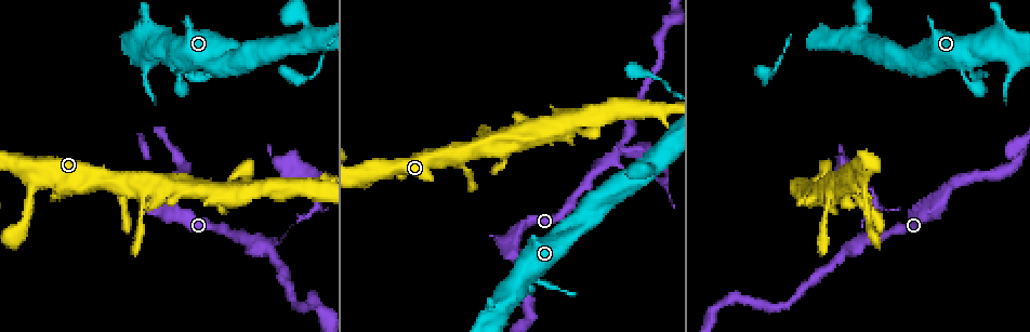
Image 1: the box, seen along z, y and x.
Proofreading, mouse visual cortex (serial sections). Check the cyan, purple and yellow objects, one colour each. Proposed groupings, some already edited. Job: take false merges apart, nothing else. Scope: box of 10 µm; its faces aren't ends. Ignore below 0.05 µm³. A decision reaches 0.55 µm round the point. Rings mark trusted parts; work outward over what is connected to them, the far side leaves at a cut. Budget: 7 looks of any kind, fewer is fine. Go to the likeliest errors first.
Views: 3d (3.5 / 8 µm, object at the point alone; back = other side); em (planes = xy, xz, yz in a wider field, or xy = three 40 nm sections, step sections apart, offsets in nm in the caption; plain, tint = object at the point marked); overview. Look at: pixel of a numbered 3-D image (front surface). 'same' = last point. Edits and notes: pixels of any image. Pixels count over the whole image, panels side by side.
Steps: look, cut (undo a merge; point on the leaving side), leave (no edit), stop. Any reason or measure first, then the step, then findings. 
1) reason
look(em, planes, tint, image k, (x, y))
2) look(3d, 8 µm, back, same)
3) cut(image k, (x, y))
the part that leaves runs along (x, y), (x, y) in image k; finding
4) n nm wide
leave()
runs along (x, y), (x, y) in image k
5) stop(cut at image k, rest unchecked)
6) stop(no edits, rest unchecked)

side arm on a straight run
look(3d, 3.5 µm, image 1, (849, 246))

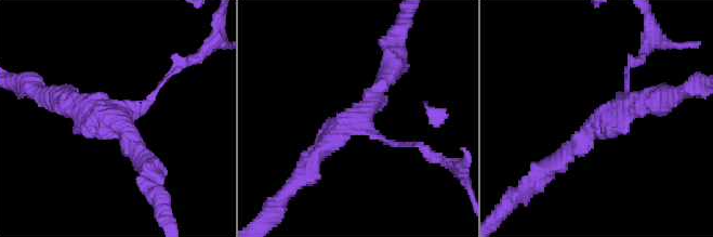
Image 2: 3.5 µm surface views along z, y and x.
3 arms; arms of 100, 200, 250 nm; now the EM
look(em, xy, step 2, tint, image 2, (353, 119))

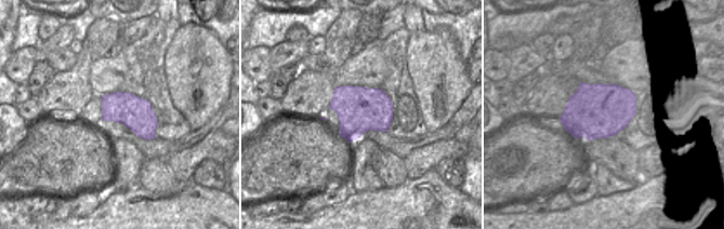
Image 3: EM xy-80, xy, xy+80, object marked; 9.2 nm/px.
cut it another way
look(em, xy, step 1, tint, same)

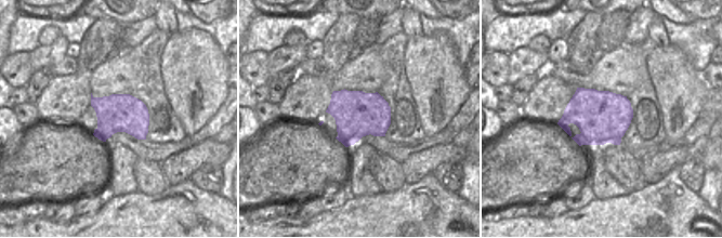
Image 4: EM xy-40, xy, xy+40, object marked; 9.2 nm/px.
leave()
runs along (307, 168), (368, 109), (387, 76) in image 2; continuous, no second cell

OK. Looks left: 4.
look(3d, 3.5 µm, image 1, (963, 76))

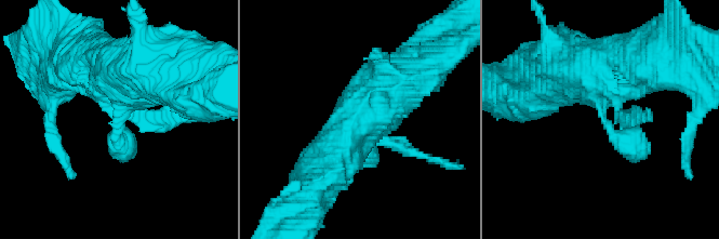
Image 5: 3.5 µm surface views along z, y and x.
need the tissue
look(em, planes, tint, image 5, (602, 122))

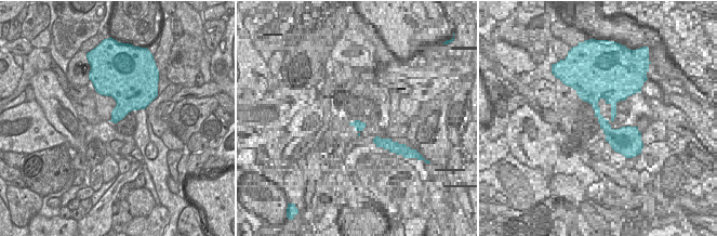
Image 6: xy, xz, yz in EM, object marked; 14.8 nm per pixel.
220 nm wide
leave()
runs along (567, 61), (649, 154) in image 5; one cell here

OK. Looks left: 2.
three-way junction
look(em, planes, tint, image 1, (230, 187))

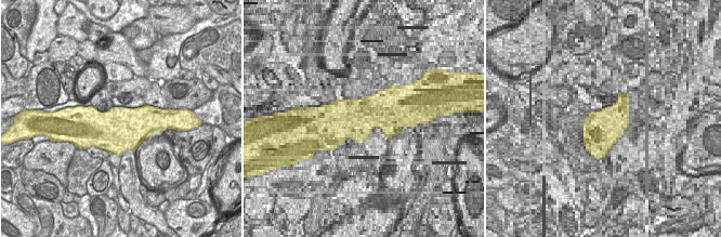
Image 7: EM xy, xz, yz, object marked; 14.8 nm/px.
wider look
look(3d, 3.5 µm, same)

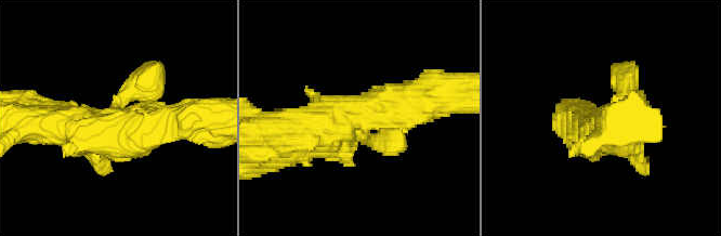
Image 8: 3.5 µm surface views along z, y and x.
leave()
runs along (278, 140), (410, 99) in image 8; one cell here

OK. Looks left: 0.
stop(no edits, rest unchecked)

